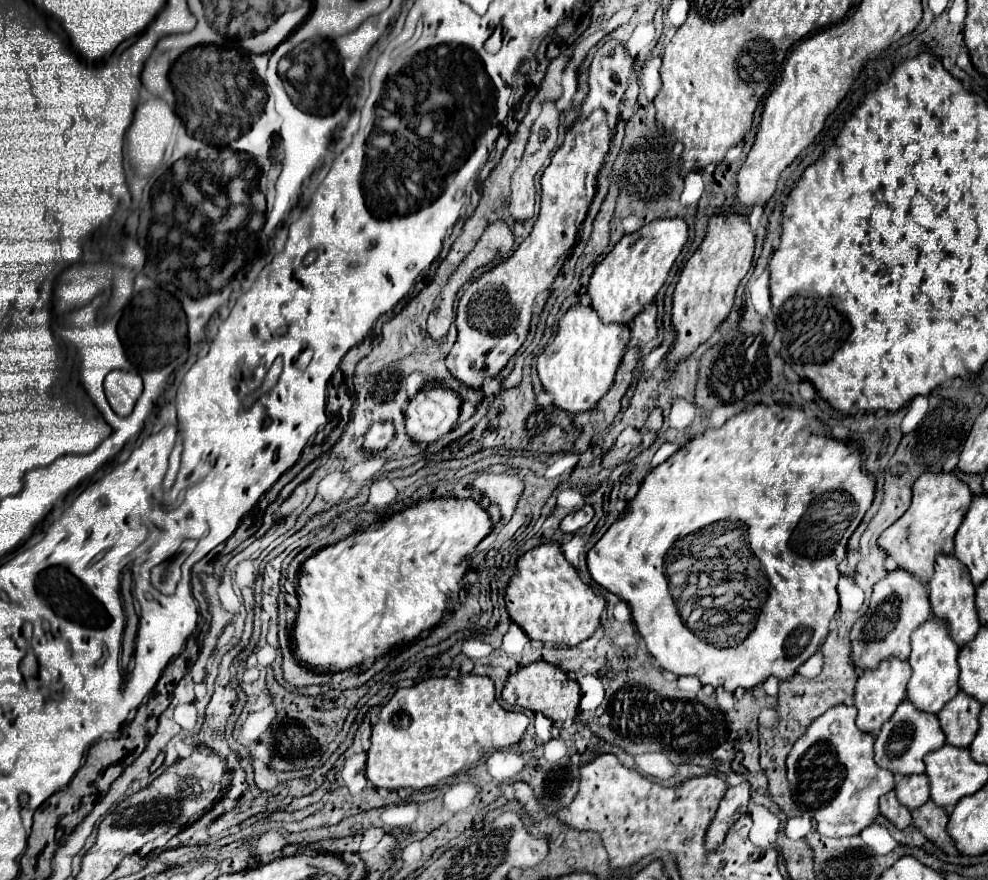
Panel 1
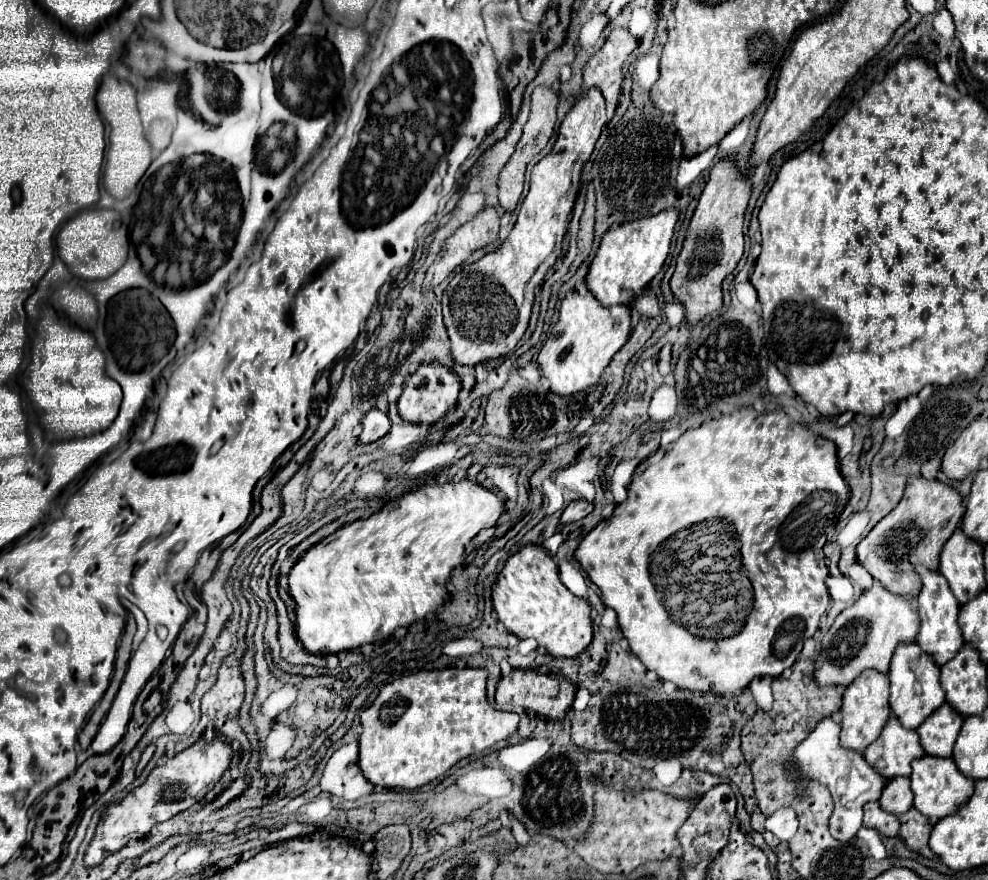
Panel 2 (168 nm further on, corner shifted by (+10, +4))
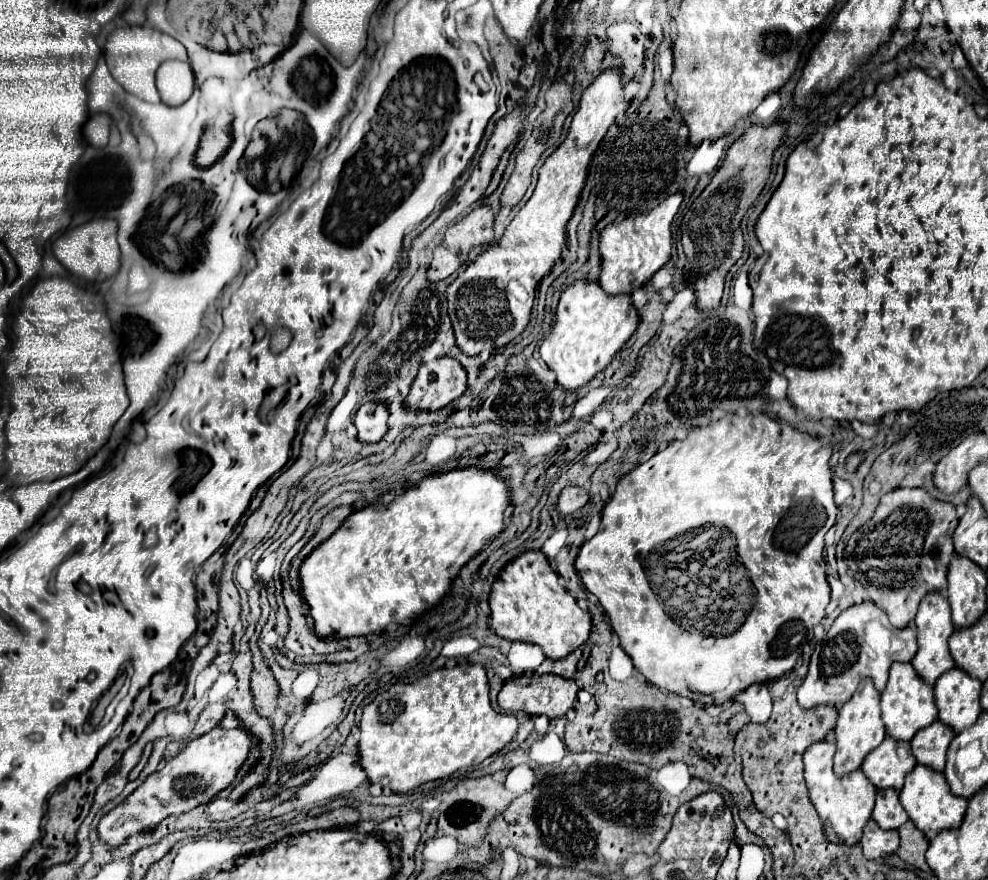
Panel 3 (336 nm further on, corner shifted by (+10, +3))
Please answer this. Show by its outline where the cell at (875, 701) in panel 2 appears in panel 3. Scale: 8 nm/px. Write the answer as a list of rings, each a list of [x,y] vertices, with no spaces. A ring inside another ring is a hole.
[[[867,678],[861,680],[857,692],[853,694],[853,698],[849,702],[843,704],[843,708],[839,710],[839,718],[837,718],[837,726],[835,726],[835,744],[837,744],[837,752],[835,752],[835,764],[833,770],[837,776],[845,776],[853,770],[857,770],[865,756],[875,750],[885,738],[885,726],[881,720],[881,708],[879,708],[879,692],[875,690],[873,682],[869,682]]]

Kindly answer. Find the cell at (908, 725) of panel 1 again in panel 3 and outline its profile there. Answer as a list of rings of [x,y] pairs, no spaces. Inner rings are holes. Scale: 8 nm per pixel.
[[[885,736],[885,740],[861,764],[863,774],[877,790],[901,790],[907,772],[913,768],[915,758],[911,754],[909,742],[897,742],[891,736]]]

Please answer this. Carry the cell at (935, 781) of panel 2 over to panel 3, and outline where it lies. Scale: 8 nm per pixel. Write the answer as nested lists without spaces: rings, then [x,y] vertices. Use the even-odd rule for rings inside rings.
[[[915,766],[913,772],[907,774],[905,786],[899,792],[899,800],[909,814],[909,820],[919,828],[929,840],[933,840],[941,830],[949,828],[959,828],[965,810],[967,810],[967,800],[951,794],[949,784],[945,782],[945,776],[941,772],[933,772],[927,766]]]

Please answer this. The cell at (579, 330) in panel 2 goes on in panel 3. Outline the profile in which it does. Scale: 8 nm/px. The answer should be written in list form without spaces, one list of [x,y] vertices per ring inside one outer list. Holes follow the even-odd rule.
[[[577,280],[561,292],[555,312],[555,326],[541,344],[539,352],[547,366],[557,374],[557,384],[567,390],[585,386],[597,372],[603,372],[615,352],[637,330],[639,316],[631,296],[609,296],[597,282]]]

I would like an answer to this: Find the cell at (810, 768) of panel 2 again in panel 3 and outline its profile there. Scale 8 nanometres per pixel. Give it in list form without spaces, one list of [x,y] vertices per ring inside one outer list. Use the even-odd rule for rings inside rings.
[[[823,740],[823,742],[811,744],[803,756],[803,760],[805,760],[805,784],[809,790],[809,798],[817,810],[817,814],[821,816],[823,832],[825,832],[827,840],[833,844],[855,846],[855,844],[859,844],[859,840],[863,836],[865,824],[871,820],[877,790],[873,788],[873,784],[865,778],[865,774],[861,770],[855,770],[843,778],[835,776],[833,756],[835,756],[833,742]]]

